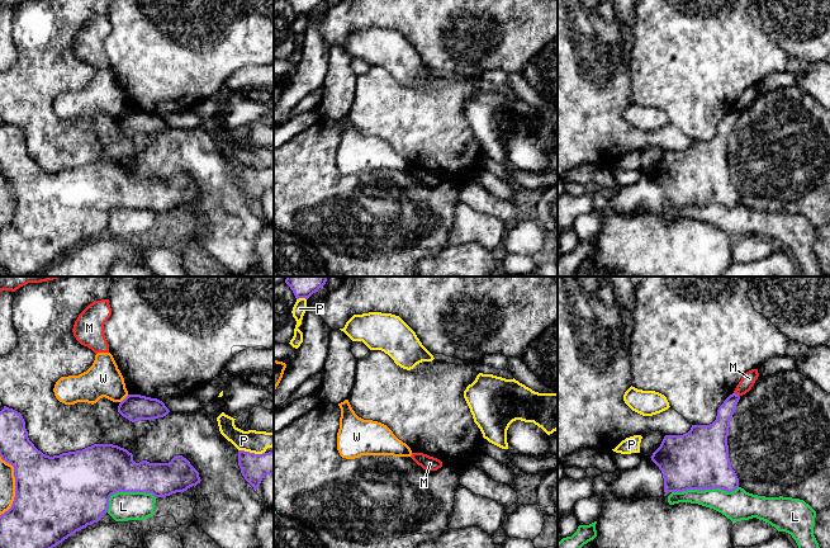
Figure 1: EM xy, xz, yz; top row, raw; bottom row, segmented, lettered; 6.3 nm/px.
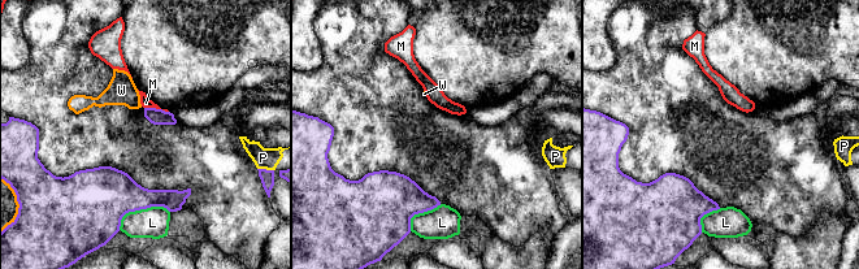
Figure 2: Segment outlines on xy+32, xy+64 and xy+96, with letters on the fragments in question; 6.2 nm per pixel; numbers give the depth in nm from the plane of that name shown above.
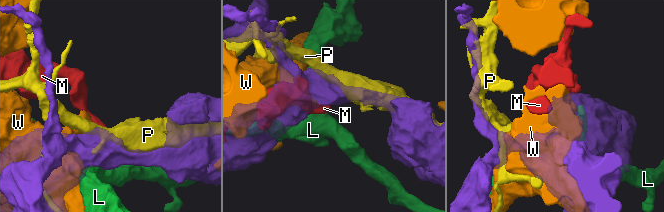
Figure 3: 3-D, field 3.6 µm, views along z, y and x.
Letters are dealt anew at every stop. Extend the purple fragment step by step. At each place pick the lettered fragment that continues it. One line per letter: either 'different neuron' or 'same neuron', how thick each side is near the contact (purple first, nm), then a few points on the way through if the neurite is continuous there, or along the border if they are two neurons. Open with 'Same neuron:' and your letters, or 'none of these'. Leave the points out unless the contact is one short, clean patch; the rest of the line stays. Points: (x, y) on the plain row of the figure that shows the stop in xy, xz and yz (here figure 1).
Same neuron: none of these
L: different neuron; calibres 380 and 190 nm
M: different neuron; calibres 120 and 90 nm; border yz (734, 108), (739, 112)
P: different neuron; calibres 180 and 140 nm
W: different neuron; calibres 500 and 100 nm

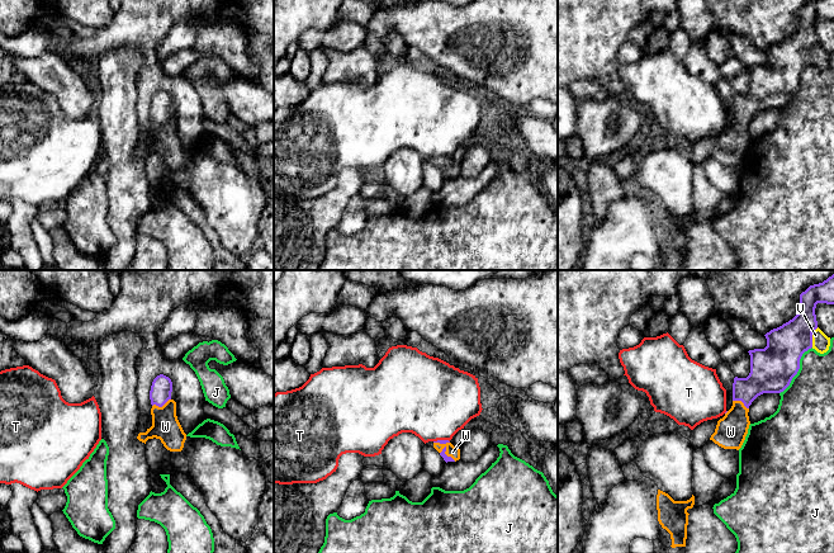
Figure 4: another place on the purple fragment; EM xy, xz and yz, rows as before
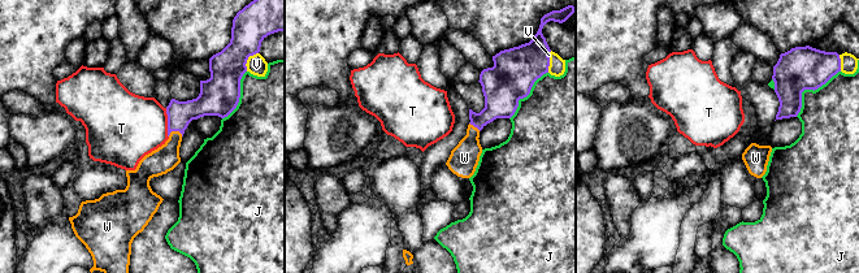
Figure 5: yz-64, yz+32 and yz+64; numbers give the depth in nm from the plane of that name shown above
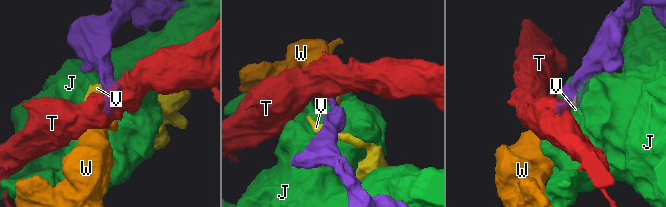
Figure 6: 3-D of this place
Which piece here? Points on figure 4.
Same neuron: W
J: different neuron; calibres 280 and 340 nm
T: different neuron; calibres 30 and 480 nm
V: different neuron; calibres 260 and 110 nm
W: same neuron; calibres 140 and 180 nm; way xy (161, 104), (161, 122), (165, 142)

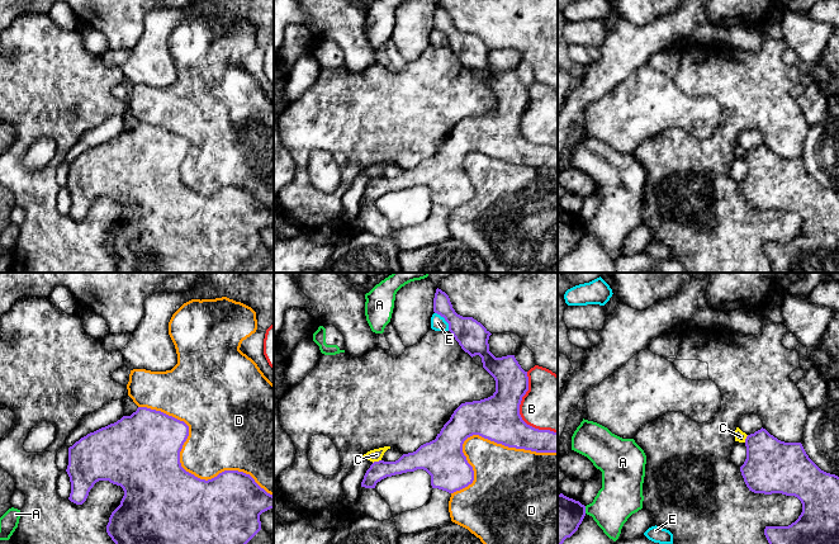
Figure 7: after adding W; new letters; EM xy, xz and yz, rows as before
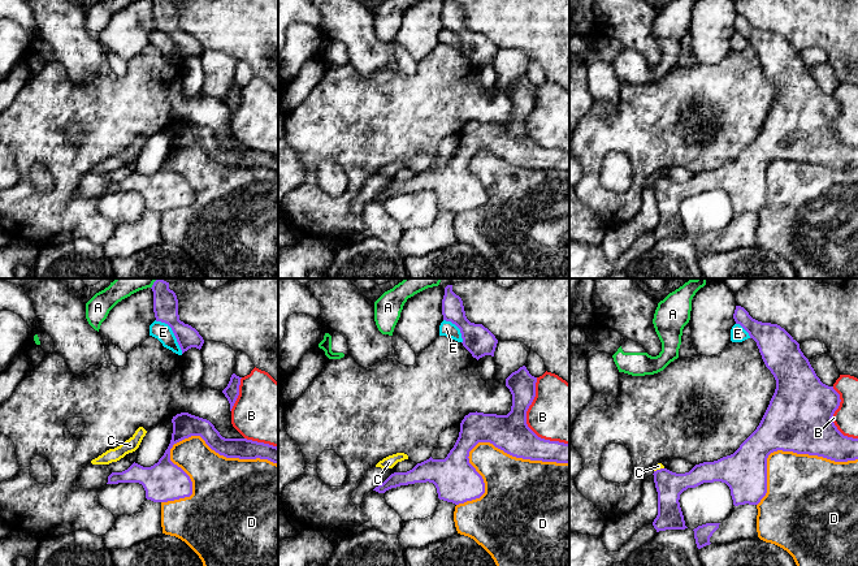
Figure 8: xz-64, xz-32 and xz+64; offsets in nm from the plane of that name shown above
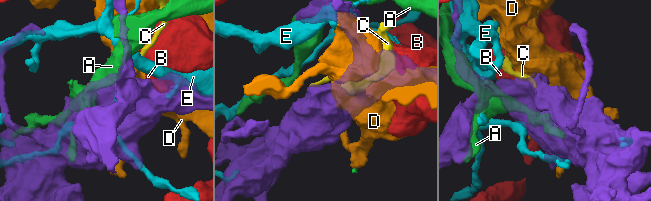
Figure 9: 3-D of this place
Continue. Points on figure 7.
Same neuron: none of these
A: different neuron; calibres 280 and 260 nm
B: different neuron; calibres 280 and 360 nm
C: different neuron; calibres 120 and 80 nm; border xz (380, 175), (373, 179)
D: different neuron; calibres 480 and 340 nm
E: different neuron; calibres 190 and 90 nm

